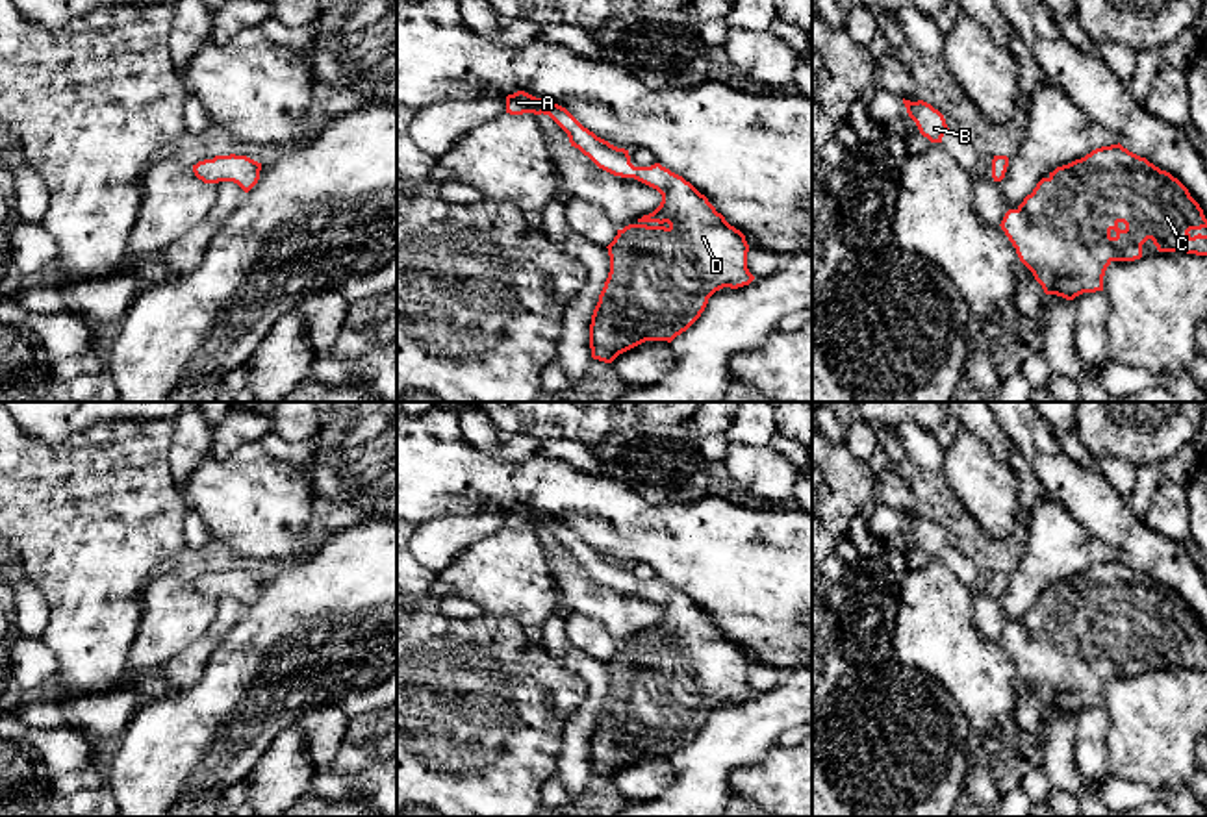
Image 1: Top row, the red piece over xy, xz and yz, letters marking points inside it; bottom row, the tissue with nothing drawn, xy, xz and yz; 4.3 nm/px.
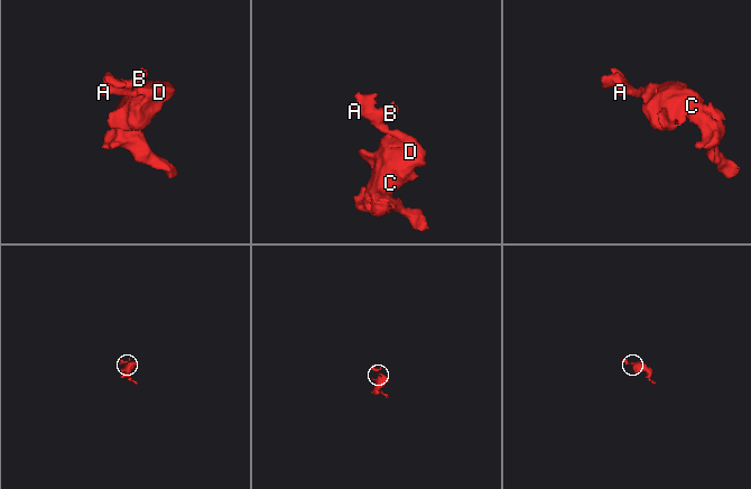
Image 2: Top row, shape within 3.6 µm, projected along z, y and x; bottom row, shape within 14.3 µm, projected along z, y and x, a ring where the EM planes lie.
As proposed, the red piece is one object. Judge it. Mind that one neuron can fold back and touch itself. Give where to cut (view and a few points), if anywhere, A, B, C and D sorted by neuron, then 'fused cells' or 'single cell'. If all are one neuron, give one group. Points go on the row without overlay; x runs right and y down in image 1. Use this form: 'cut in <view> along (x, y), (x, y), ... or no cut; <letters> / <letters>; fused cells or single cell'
no cut; A B C D; single cell

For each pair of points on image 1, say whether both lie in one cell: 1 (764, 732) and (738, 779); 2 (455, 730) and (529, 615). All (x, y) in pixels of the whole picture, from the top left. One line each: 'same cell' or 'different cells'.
1: different cells
2: different cells

